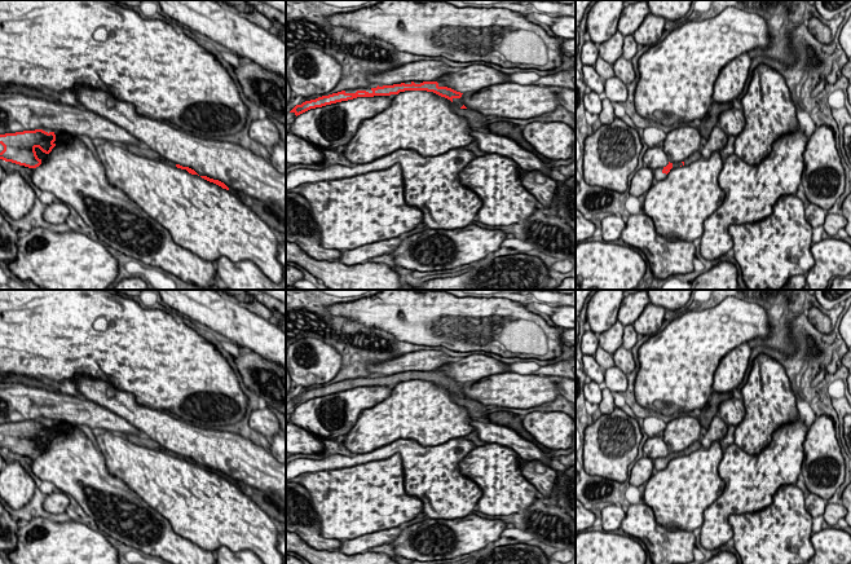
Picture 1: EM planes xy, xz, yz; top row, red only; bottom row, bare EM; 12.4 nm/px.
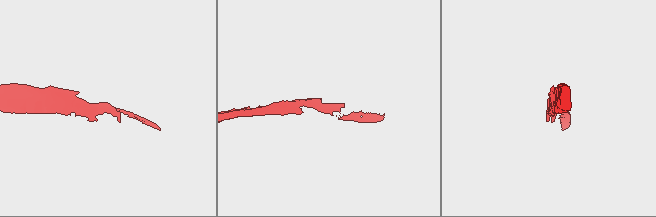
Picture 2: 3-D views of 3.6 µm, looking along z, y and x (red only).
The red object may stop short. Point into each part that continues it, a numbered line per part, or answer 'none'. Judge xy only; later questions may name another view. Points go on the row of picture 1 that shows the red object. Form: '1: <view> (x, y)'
none

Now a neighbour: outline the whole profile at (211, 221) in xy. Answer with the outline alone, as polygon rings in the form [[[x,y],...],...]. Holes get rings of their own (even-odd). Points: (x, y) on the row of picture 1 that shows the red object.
[[[94,141],[94,146],[100,162],[105,167],[109,182],[113,186],[122,189],[131,201],[164,226],[171,233],[176,244],[211,263],[215,263],[221,256],[226,256],[233,263],[250,260],[274,283],[281,283],[283,281],[286,266],[277,259],[281,238],[257,216],[256,212],[242,202],[239,195],[232,190],[222,189],[198,175],[191,175],[186,169],[151,159],[146,154],[136,155],[124,145],[118,145],[111,141]]]

